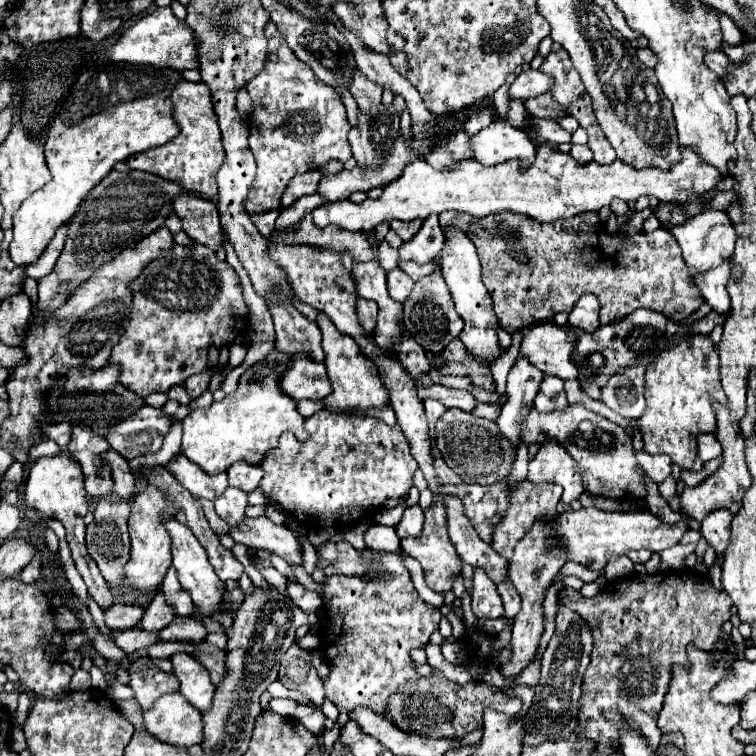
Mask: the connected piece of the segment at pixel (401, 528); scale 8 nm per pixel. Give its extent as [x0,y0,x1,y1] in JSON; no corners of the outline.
[396,505,424,539]

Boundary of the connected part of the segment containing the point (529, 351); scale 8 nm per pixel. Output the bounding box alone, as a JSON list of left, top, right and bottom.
[520,321,578,379]

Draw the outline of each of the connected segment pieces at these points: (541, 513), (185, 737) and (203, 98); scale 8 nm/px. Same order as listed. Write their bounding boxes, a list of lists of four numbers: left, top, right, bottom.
[[492,479,562,559],[144,693,202,745],[126,79,224,199]]

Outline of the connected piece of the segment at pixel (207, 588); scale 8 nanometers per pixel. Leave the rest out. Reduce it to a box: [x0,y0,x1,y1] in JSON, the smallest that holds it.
[162,517,224,617]

